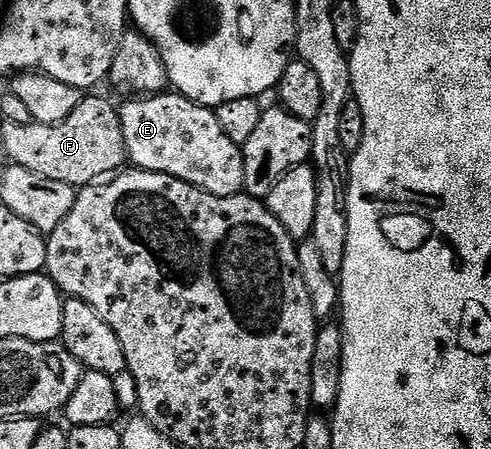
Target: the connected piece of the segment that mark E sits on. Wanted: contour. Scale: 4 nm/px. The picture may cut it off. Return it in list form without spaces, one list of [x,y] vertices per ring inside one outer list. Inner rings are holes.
[[[178,92],[135,96],[127,101],[131,102],[125,103],[124,106],[120,105],[118,112],[121,116],[121,132],[125,138],[127,161],[134,169],[185,180],[213,196],[233,196],[243,190],[247,171],[243,151],[240,146],[233,144],[233,140],[229,140],[225,128],[221,128],[221,120],[217,120],[212,107],[197,104]]]

